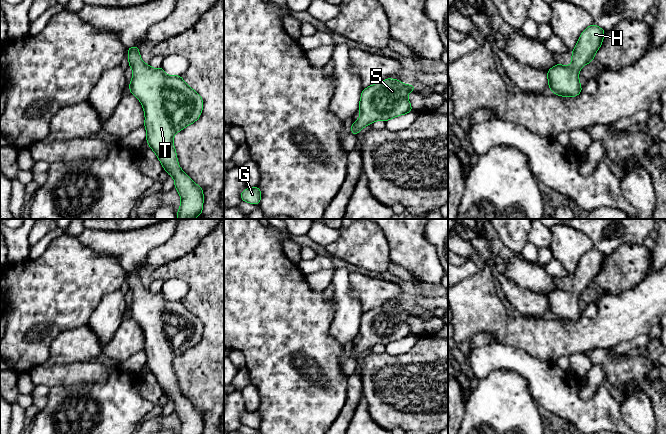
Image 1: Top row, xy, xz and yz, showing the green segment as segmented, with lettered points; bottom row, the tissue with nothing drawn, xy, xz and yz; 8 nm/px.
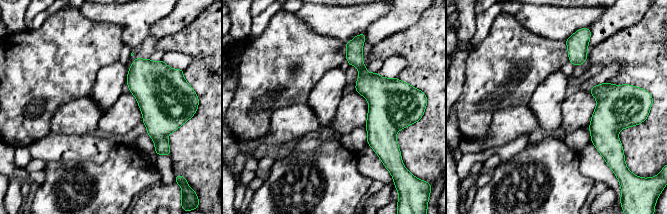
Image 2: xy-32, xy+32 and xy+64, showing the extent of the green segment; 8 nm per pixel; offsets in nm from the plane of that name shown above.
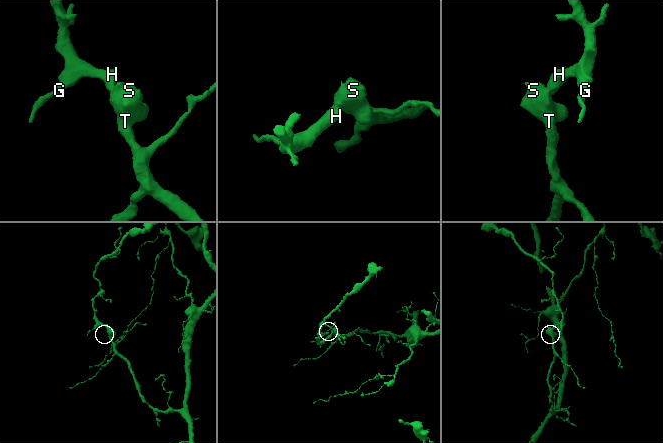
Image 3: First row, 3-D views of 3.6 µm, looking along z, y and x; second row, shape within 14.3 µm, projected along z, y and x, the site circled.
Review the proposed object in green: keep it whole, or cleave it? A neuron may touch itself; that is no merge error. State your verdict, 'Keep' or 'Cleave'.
Keep

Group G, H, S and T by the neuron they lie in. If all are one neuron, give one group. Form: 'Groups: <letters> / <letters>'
Groups: G H S T

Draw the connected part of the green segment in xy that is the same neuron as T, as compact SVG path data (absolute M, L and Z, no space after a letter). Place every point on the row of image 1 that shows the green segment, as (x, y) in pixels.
M139 47L127 48L127 52L129 66L133 70L129 89L143 106L144 127L147 132L146 141L150 149L155 152L164 170L174 178L174 188L180 194L181 205L176 214L177 219L194 219L202 214L203 189L181 170L172 139L176 133L199 119L203 109L203 99L183 81L181 74L168 76L162 67L153 69L149 64L143 63Z

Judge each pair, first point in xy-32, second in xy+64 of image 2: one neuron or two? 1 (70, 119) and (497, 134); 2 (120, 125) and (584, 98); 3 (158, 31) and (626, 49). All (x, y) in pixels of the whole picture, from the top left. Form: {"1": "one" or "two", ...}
{"1": "one", "2": "one", "3": "two"}

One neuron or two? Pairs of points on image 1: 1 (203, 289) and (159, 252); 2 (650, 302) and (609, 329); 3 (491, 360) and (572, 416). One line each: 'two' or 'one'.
1: two
2: one
3: one

